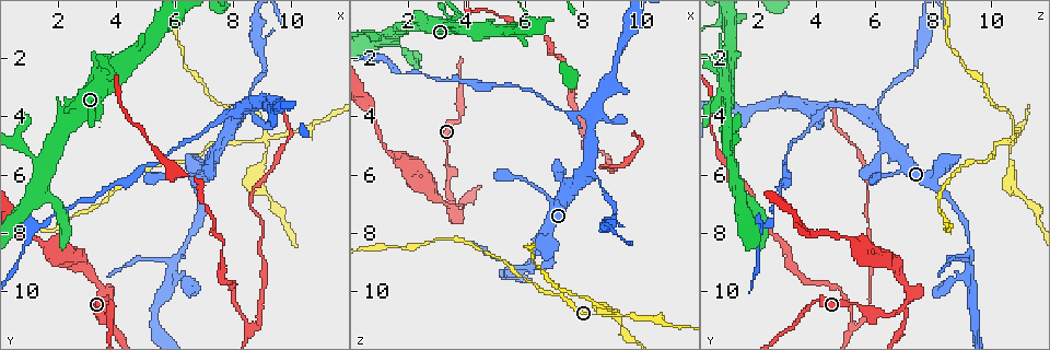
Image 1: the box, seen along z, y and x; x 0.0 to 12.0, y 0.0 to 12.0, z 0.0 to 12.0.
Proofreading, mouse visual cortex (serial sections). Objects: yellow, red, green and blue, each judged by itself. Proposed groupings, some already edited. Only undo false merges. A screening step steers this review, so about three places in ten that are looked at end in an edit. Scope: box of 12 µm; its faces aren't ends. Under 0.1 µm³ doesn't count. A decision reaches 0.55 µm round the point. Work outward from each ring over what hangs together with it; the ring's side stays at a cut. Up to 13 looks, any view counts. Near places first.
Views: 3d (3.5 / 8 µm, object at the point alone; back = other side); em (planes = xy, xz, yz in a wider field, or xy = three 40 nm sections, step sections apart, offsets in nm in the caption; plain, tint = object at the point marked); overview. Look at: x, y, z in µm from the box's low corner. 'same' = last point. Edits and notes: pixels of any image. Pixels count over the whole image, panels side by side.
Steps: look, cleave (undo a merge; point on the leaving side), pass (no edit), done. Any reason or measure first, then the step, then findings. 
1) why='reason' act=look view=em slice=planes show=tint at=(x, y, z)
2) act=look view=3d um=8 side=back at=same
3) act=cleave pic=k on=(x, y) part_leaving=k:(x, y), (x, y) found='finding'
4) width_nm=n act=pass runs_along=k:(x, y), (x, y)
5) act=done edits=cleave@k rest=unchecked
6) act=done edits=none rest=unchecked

why='side arm on a straight run' act=look view=3d um=3.5 at=(3.5, 10.6, 6.9)

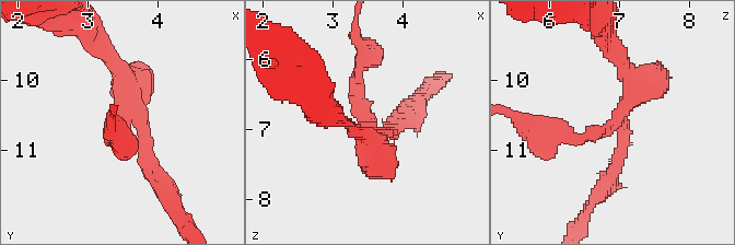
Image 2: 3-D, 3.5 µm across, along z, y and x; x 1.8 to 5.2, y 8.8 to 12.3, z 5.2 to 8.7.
why='need the tissue' act=look view=em slice=xy step=2 show=tint at=(3.55, 10.60, 6.95)

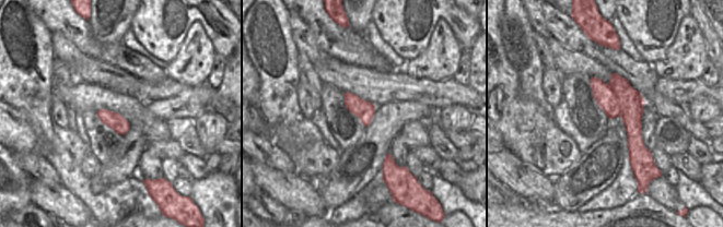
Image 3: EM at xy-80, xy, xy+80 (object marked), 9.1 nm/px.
arms=3 act=cleave pic=2 on=(98, 54) part_leaving=2:(124, 101), (124, 73), (91, 31) found='two cells meet here'

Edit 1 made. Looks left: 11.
why='side arm on a straight run' act=look view=3d um=3.5 at=(6.0, 9.3, 9.2)

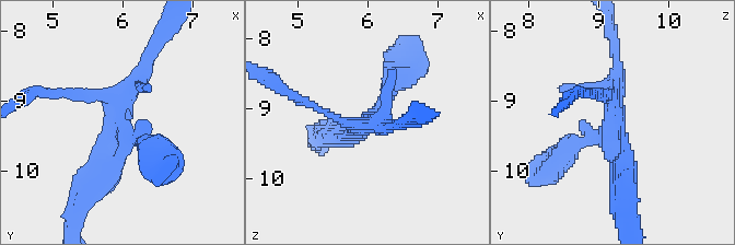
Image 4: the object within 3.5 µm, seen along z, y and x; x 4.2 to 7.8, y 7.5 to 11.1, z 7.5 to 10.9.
why='need the tissue' act=look view=em slice=xy step=3 show=tint at=(5.95, 9.35, 9.20)

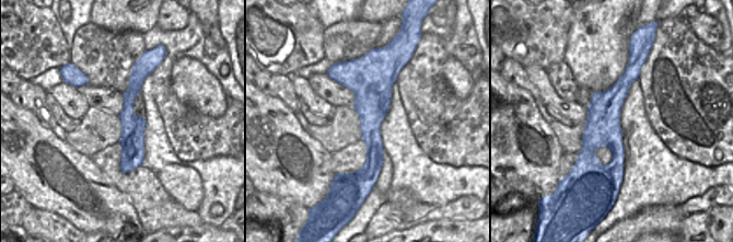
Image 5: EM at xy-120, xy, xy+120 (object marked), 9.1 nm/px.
why='cut it another way' act=look view=em slice=xy step=1 show=tint at=same

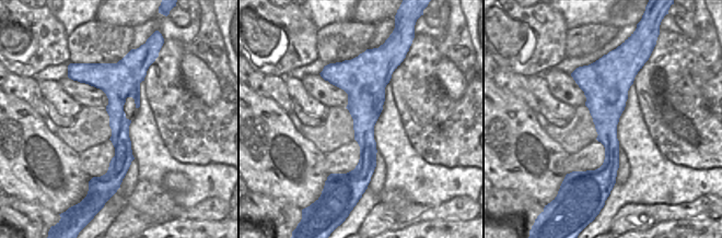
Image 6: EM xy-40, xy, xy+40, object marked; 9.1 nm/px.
act=pass runs_along=6:(124, 64), (120, 163), (108, 178) found='all the same cell'

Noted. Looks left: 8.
why='sharp bend' act=look view=3d um=3.5 side=back at=(8.3, 3.7, 4.0)

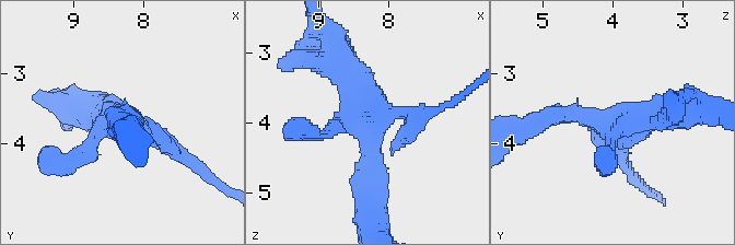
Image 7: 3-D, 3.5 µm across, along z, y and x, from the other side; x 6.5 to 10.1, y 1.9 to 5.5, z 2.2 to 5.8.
act=look view=em slice=xy step=2 show=tint at=(8.15, 3.75, 3.95)

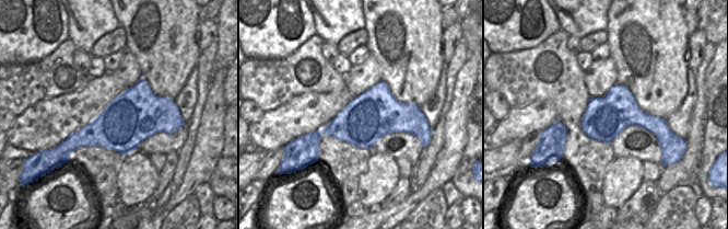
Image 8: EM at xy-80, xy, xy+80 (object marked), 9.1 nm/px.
act=cleave pic=7 on=(430, 114) part_leaving=7:(398, 113), (419, 118), (473, 88) found='two cells meet here'

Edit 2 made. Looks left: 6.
act=look view=3d um=3.5 at=(8.6, 3.1, 6.5)

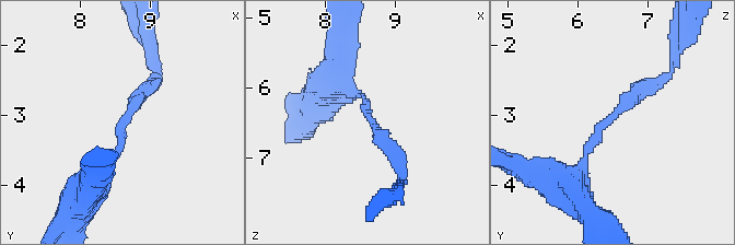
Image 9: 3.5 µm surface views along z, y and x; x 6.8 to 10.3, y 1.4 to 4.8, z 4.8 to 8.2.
arm_widths_nm=200,200 act=look view=em slice=xy step=5 show=tint at=(8.65, 3.15, 6.40)

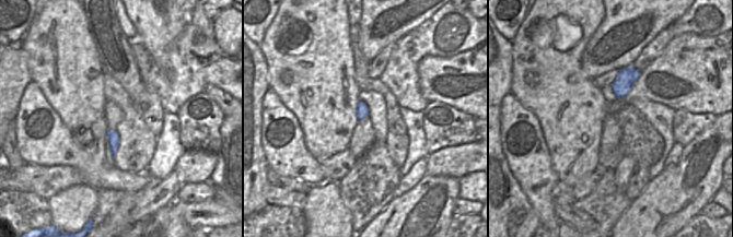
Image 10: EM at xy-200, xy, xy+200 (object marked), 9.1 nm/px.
act=cleave pic=9 on=(129, 113) part_leaving=9:(119, 149), (119, 128), (153, 81) found='two cells meet here'

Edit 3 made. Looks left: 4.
why='redraw' act=look view=overview

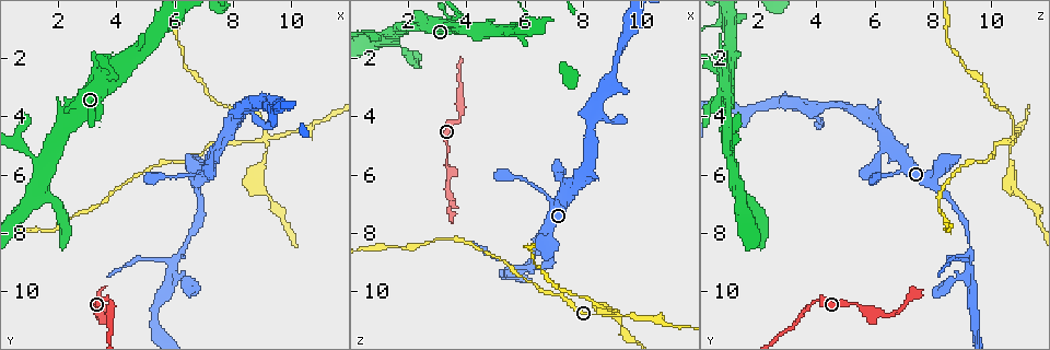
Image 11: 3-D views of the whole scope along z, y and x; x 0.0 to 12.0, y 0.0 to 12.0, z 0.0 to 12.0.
why='four arms meet' act=look view=3d um=3.5 at=(9.1, 4.7, 10.8)

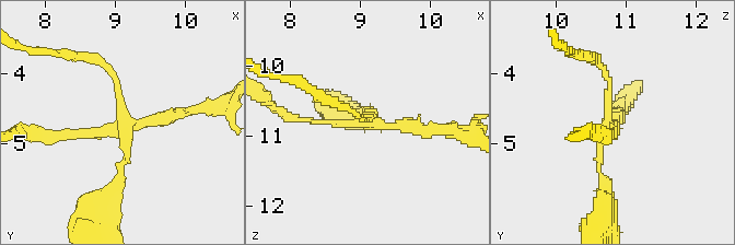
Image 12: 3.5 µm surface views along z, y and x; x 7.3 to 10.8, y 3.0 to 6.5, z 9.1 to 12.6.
arms=4 arm_widths_nm=100,100,100,200 act=look view=em slice=xy step=1 show=tint at=(9.05, 4.70, 10.75)

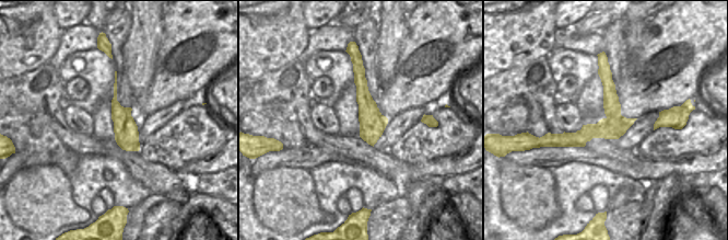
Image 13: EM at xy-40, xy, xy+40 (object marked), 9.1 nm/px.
act=cleave pic=12 on=(120, 167) part_leaving=12:(125, 130), (125, 161), (102, 205), (102, 229) found='two cells meet here'

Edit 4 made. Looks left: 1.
act=done edits=cleave@2,cleave@7,cleave@9,cleave@12 rest=unchecked

